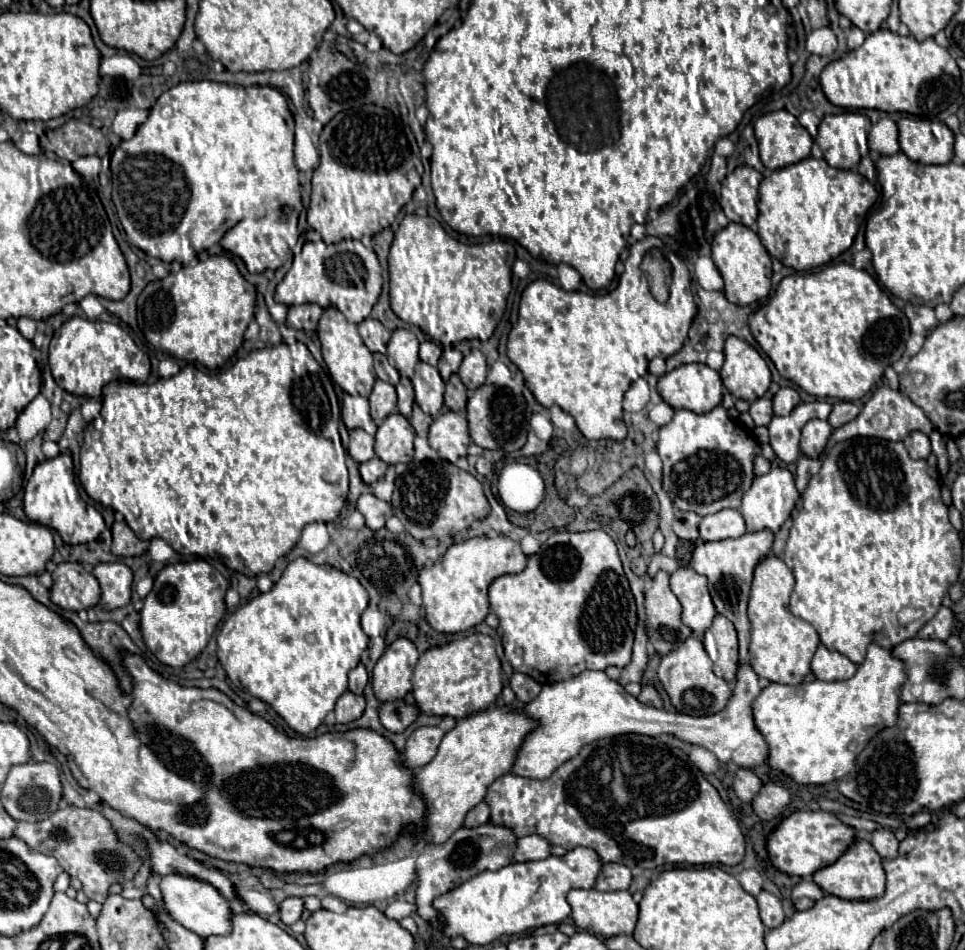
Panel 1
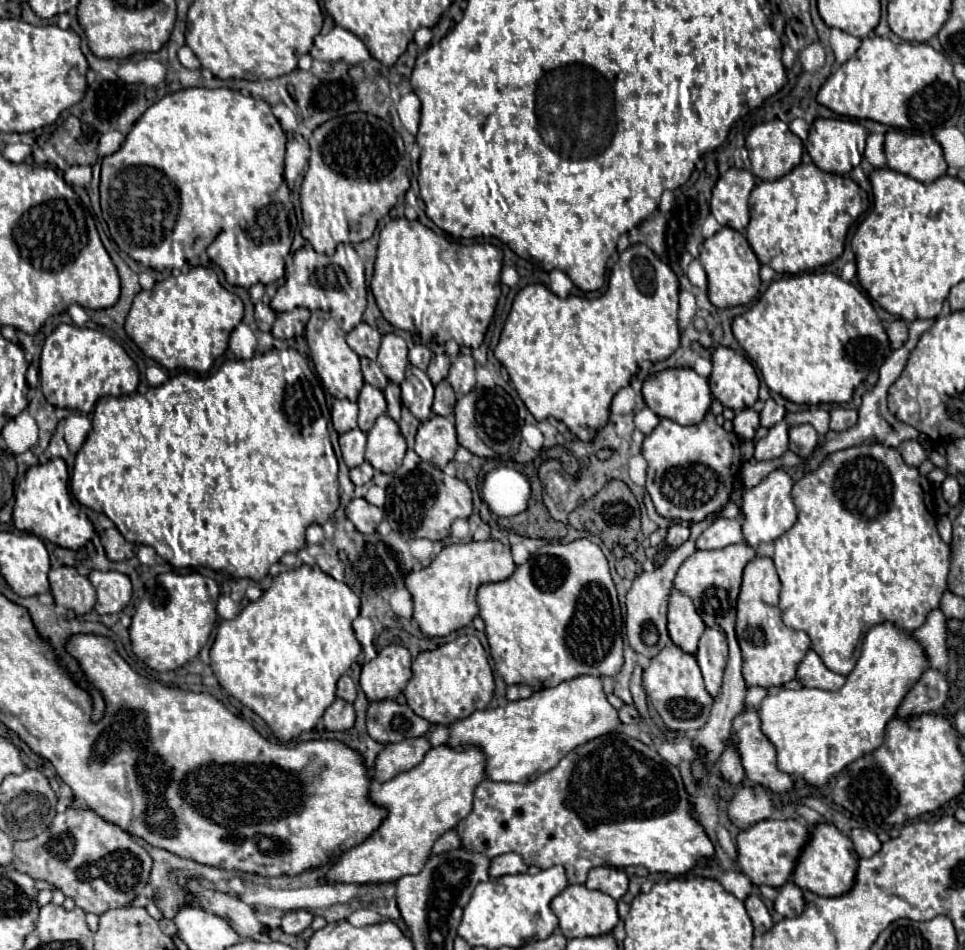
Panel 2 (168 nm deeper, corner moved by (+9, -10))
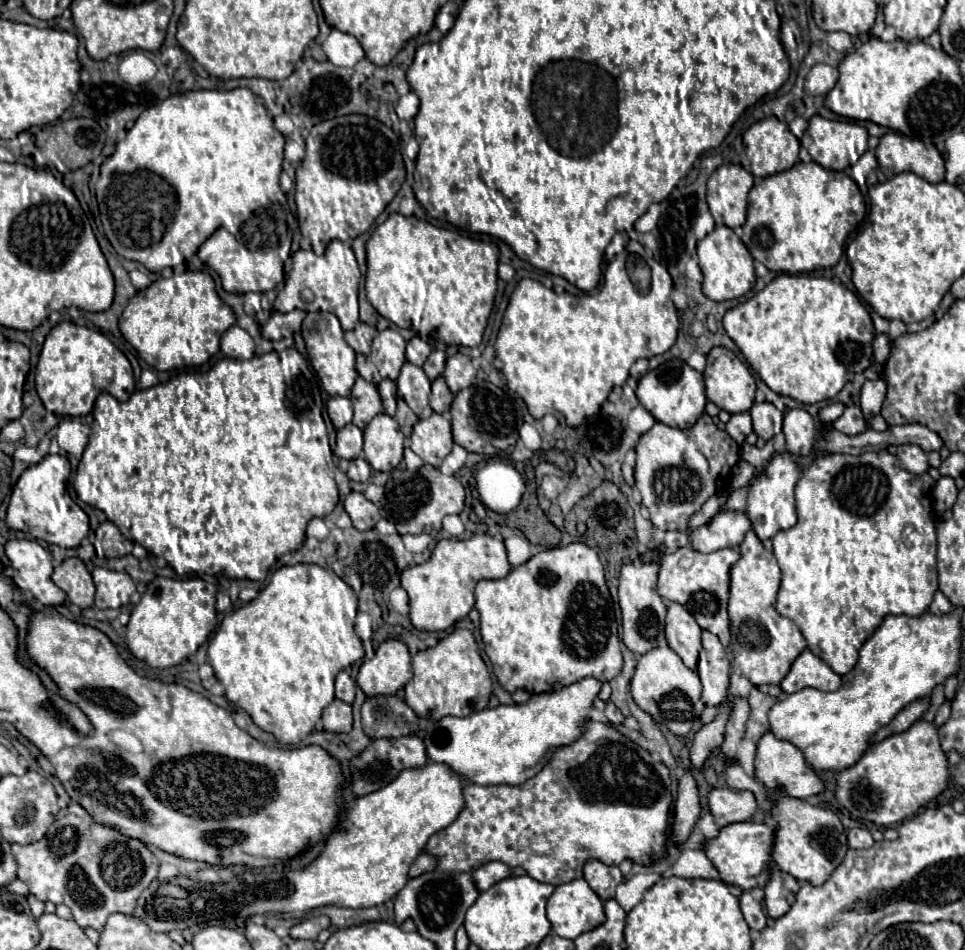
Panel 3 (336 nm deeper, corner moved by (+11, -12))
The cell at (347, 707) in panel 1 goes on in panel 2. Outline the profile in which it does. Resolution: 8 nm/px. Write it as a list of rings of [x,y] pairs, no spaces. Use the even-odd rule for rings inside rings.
[[[336,699],[322,717],[326,731],[346,731],[354,725],[354,719],[354,707],[342,699]]]

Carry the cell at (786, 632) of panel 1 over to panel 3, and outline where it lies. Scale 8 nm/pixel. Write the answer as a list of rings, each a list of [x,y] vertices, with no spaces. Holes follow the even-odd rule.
[[[748,531],[740,543],[740,559],[730,569],[730,631],[732,631],[732,671],[746,677],[752,685],[778,685],[794,659],[806,649],[800,629],[776,611],[776,593],[780,587],[780,567],[772,551],[766,551],[754,531]]]

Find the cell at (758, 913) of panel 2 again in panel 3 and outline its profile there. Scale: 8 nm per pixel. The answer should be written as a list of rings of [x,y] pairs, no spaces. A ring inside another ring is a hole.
[[[744,891],[740,897],[740,911],[750,929],[762,931],[766,927],[766,915],[762,911],[762,905],[756,899],[752,899],[752,895],[748,891]]]

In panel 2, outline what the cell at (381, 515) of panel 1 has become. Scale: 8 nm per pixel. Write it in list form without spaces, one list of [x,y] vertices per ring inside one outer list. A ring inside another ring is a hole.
[[[352,499],[346,507],[346,517],[354,523],[354,527],[360,533],[368,535],[368,533],[376,531],[378,523],[384,519],[384,513],[382,513],[382,509],[370,505],[364,499]]]

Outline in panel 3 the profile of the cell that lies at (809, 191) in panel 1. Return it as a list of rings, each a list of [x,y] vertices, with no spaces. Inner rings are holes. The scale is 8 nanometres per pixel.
[[[796,163],[788,171],[760,179],[748,193],[748,210],[742,241],[752,253],[752,257],[764,263],[774,273],[806,273],[818,267],[834,267],[842,253],[844,241],[850,231],[867,216],[865,198],[852,177],[844,171],[830,171],[818,163]]]

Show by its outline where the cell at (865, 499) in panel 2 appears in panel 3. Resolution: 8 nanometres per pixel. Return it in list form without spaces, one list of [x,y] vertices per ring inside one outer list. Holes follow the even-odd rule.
[[[870,451],[856,457],[840,453],[818,455],[796,485],[798,523],[778,531],[772,539],[782,571],[776,611],[798,625],[808,649],[838,675],[854,669],[862,643],[888,613],[916,617],[928,611],[932,603],[938,589],[936,527],[929,501],[932,497],[922,484],[918,475],[904,471],[888,451]]]

